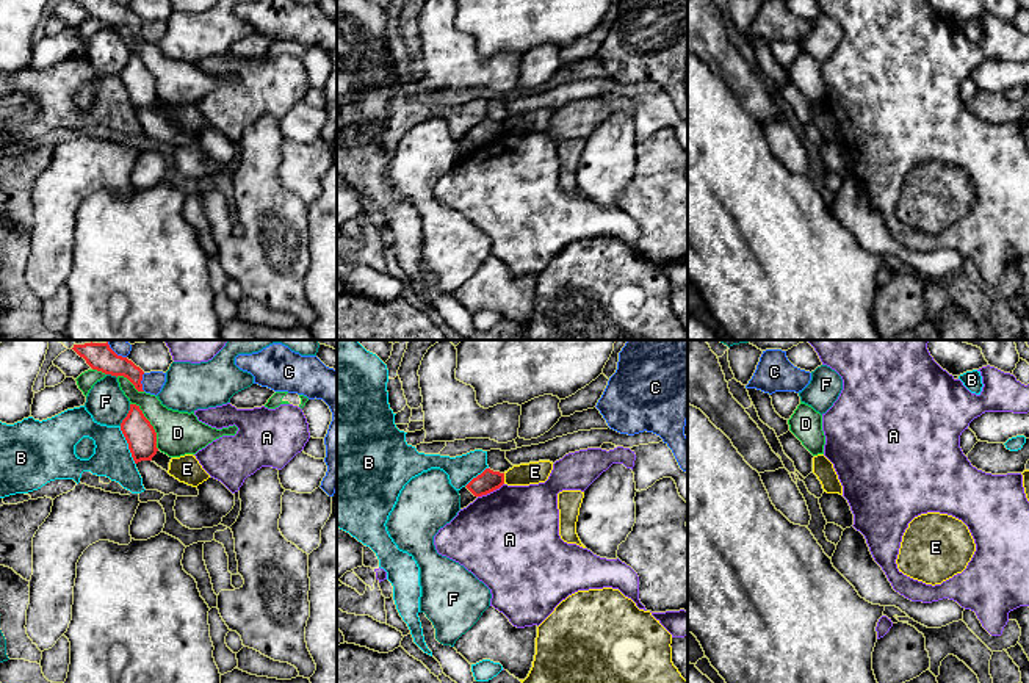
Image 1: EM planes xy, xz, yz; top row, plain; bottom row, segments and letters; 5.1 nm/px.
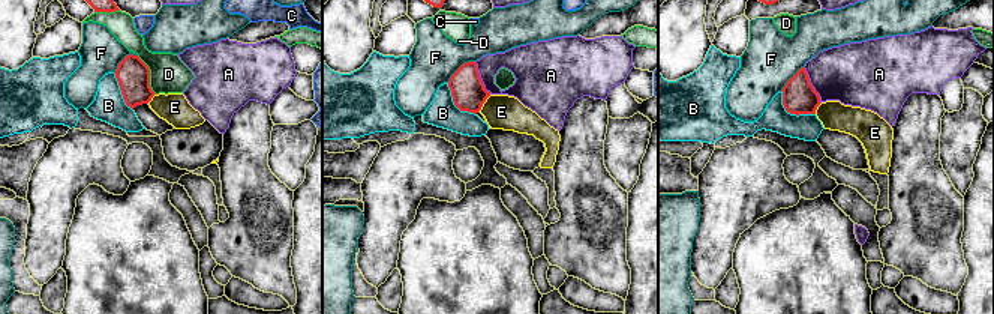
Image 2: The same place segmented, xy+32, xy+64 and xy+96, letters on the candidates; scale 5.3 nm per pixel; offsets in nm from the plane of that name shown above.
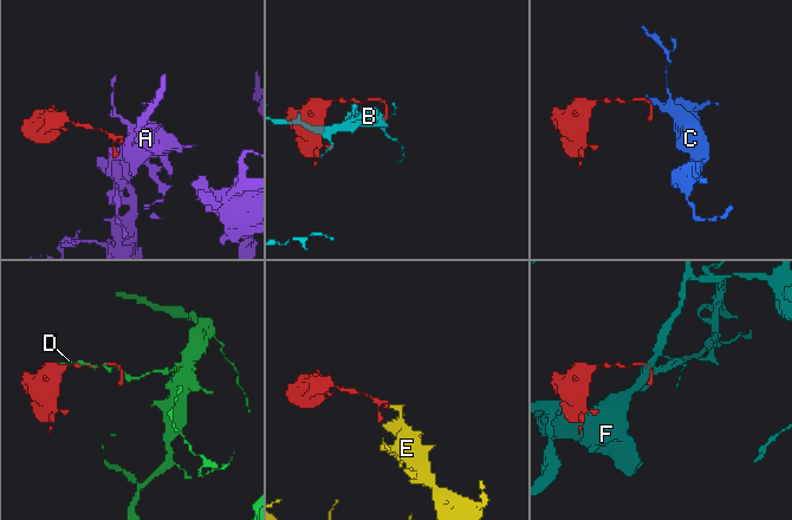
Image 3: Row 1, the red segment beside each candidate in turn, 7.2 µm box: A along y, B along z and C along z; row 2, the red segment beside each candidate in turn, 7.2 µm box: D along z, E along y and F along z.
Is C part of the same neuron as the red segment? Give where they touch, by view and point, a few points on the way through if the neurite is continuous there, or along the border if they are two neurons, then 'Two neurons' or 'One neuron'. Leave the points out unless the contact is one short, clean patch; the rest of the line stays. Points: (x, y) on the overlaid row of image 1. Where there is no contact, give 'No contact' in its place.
Touches red at xy (140, 383). Two neurons

